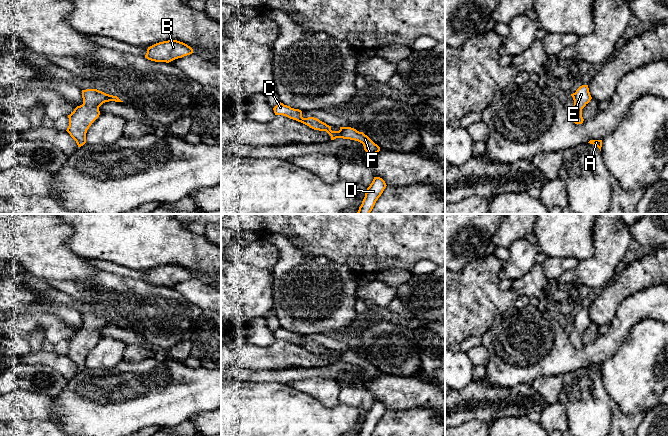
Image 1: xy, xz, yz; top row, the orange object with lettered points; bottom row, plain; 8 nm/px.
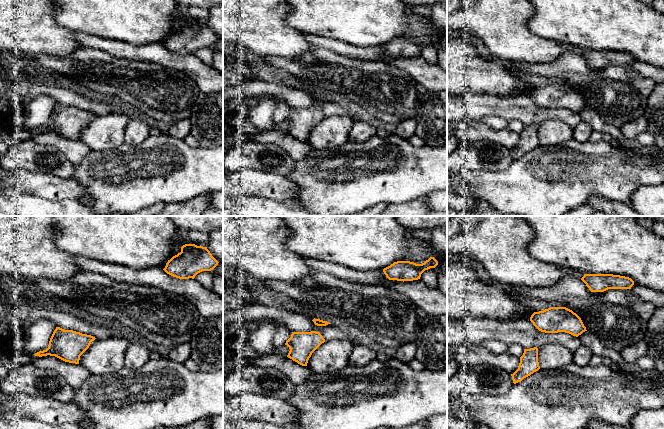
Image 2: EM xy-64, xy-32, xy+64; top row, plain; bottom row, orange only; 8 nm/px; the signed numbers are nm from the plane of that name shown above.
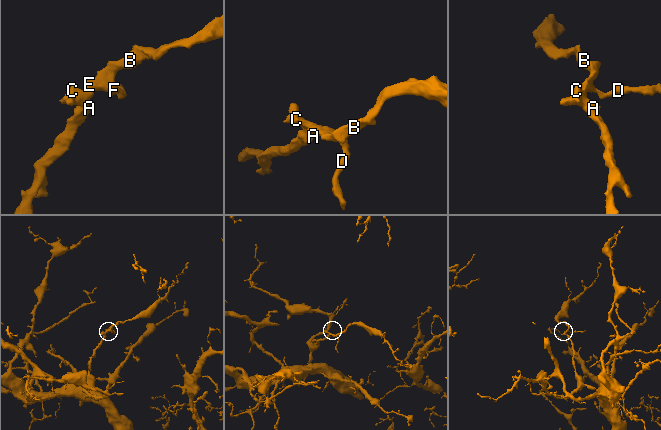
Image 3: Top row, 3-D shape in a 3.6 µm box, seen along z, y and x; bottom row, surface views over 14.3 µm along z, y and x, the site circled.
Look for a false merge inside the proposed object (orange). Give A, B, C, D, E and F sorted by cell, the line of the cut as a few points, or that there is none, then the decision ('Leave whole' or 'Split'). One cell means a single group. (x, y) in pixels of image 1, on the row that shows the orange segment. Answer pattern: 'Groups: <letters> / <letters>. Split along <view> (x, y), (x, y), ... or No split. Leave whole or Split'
Groups: A B C D E F. No split. Leave whole

